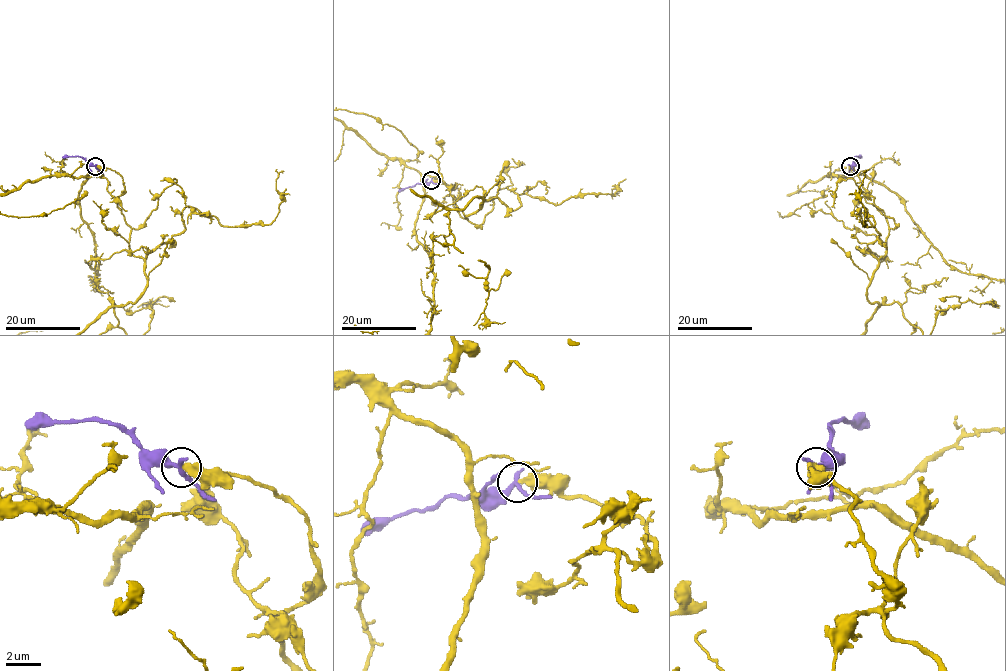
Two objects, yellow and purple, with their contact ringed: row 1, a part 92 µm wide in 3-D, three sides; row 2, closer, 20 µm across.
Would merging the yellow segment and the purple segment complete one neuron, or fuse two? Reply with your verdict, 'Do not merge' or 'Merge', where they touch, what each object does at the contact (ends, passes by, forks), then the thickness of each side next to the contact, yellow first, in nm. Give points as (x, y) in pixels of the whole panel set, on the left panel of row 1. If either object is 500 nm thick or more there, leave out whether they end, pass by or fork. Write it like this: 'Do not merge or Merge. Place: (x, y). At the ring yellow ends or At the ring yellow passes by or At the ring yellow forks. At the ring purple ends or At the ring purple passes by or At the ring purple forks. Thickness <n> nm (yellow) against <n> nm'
Do not merge. Place: (95, 166). At the ring yellow ends. At the ring purple passes by. Thickness 420 nm (yellow) against 280 nm

